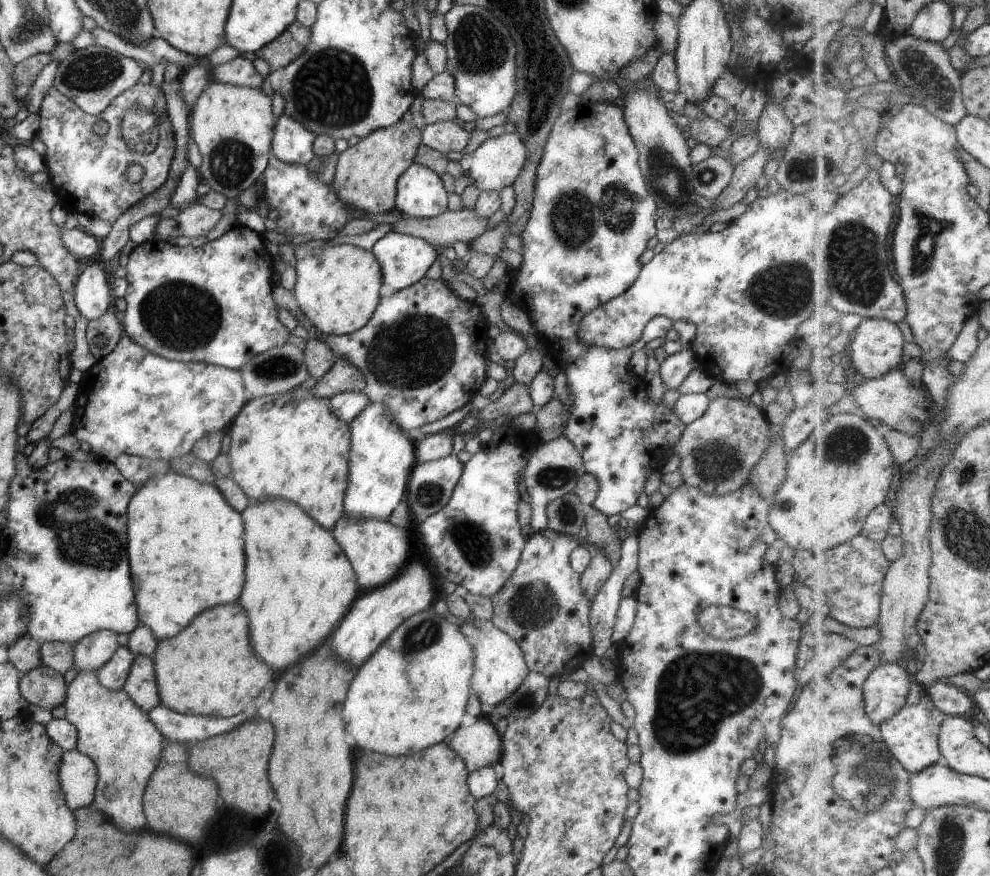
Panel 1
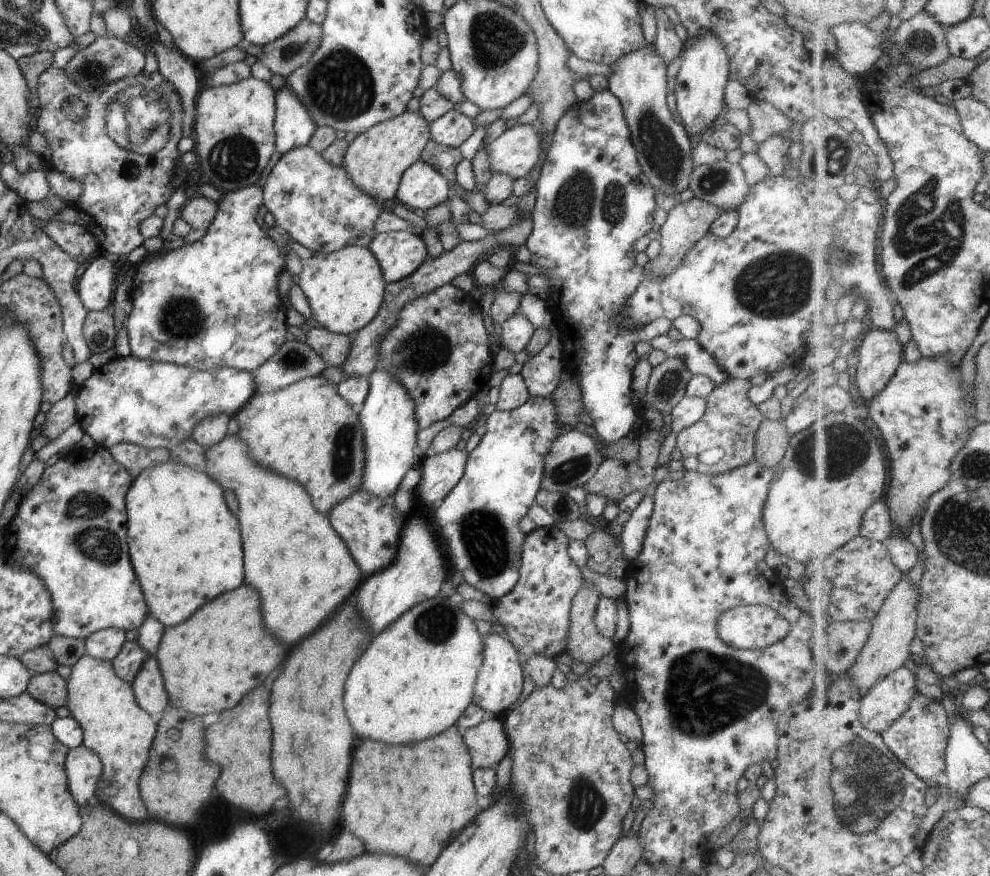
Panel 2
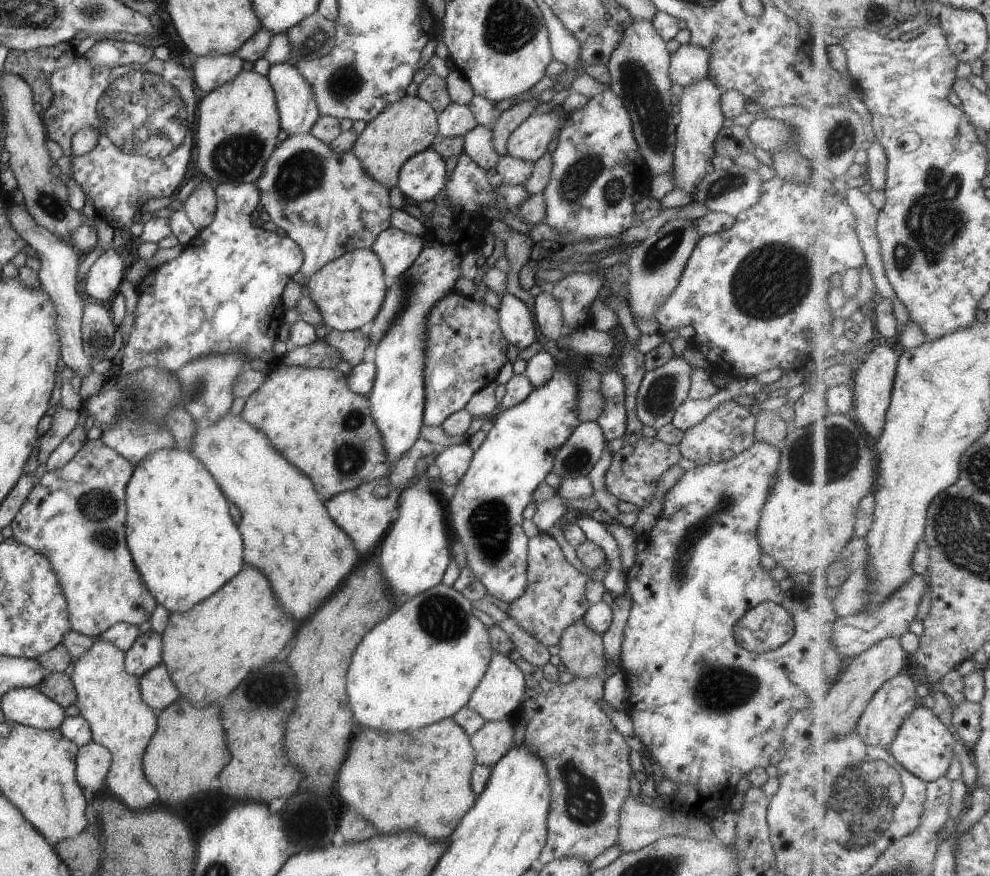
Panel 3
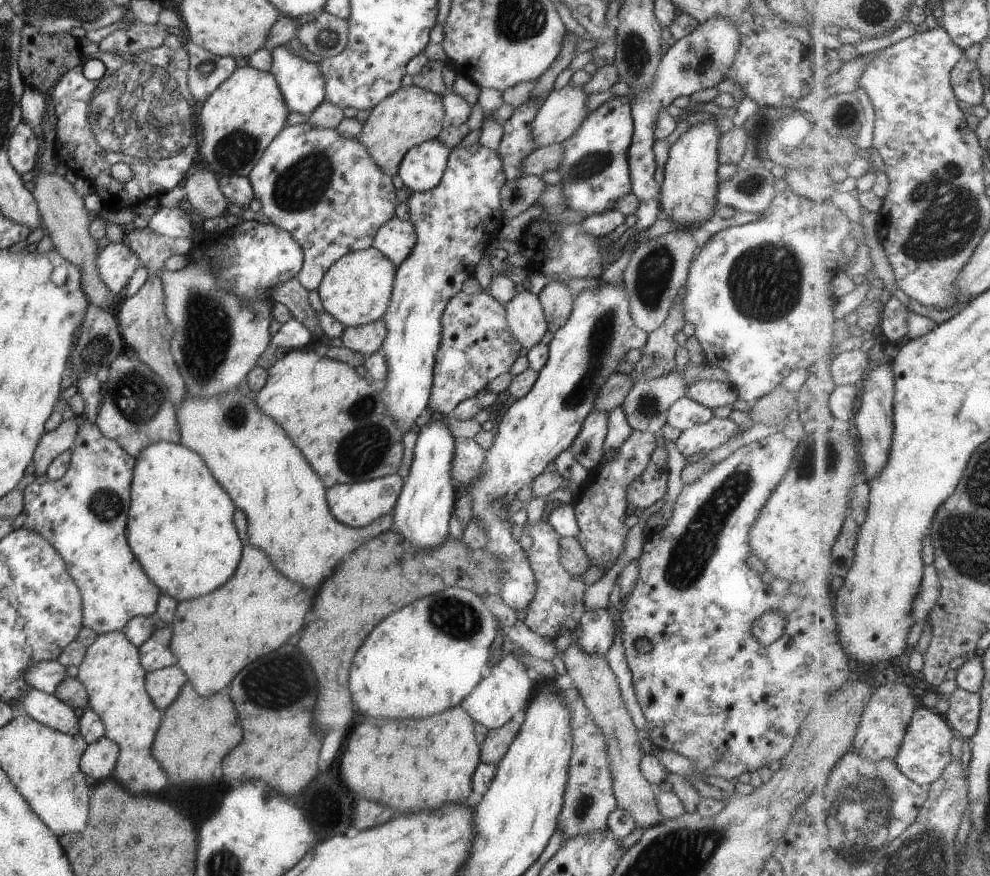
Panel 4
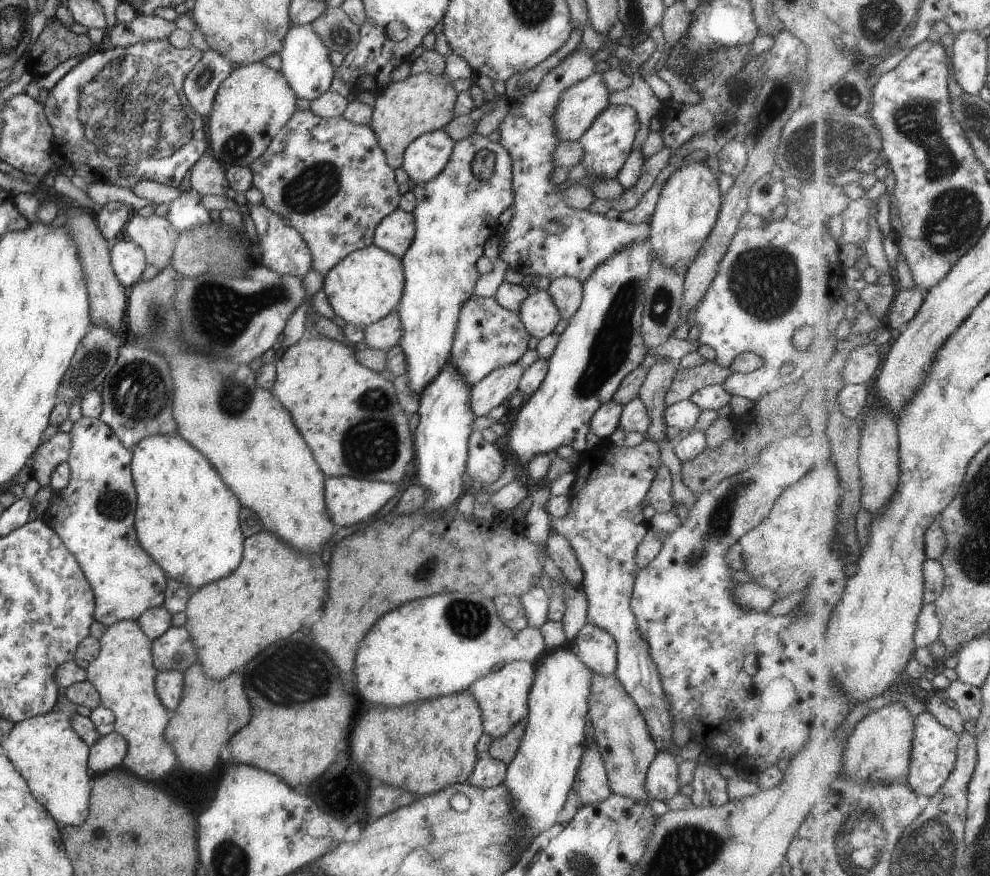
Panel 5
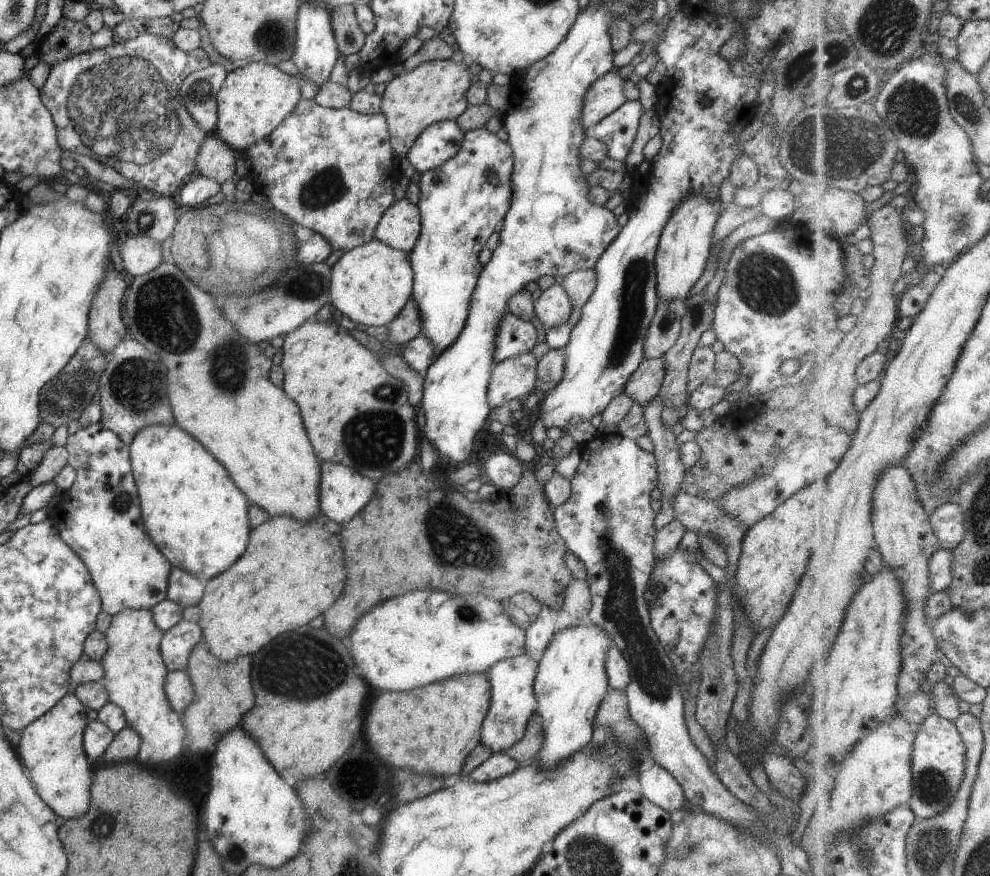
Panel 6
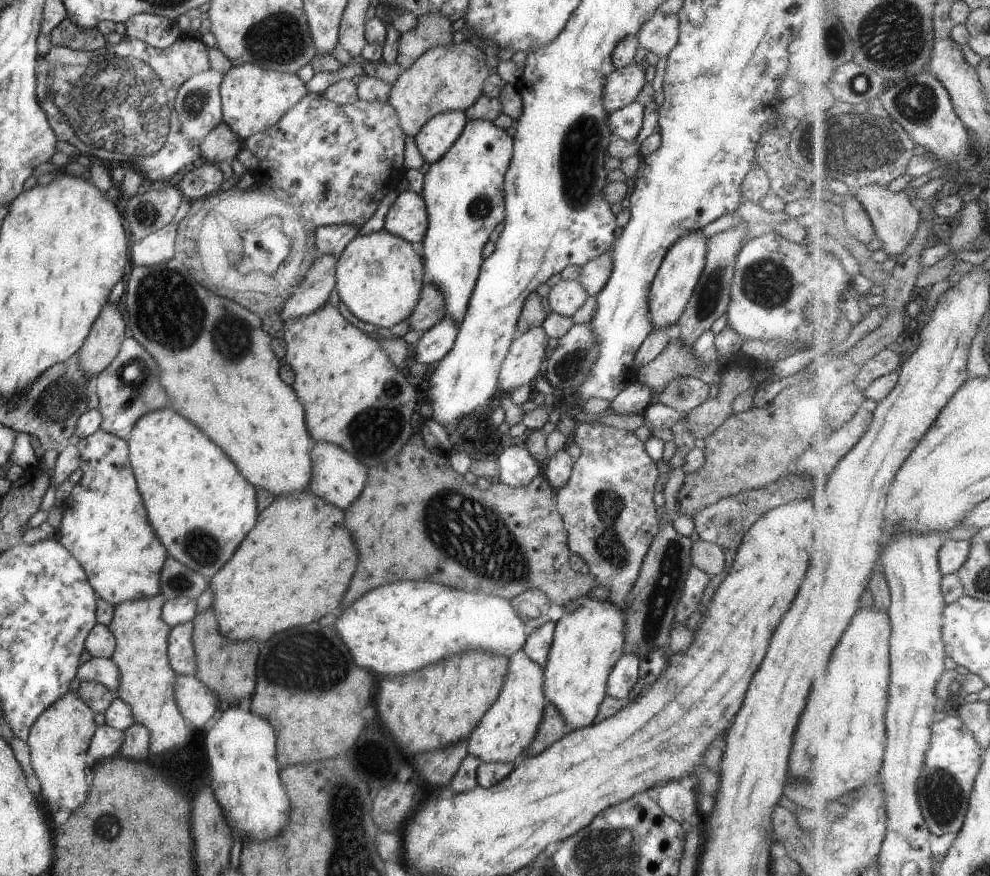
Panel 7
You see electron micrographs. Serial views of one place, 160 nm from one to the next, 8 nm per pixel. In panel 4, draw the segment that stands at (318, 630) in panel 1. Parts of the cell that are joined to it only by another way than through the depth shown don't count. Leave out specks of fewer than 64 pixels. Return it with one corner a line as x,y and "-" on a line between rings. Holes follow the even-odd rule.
238,387
201,398
187,397
185,394
185,398
175,409
179,443
203,459
213,478
229,495
234,507
244,512
247,542
269,554
273,566
281,574
285,574
285,578
293,578
293,582
301,582
303,586
315,586
321,580
321,572
325,568
337,564
341,556
361,546
361,542
365,542
367,538
375,538
377,534
390,529
392,510
359,530
335,522
329,514
328,502
325,500
326,488
317,478
317,474
309,468
305,458
301,458
301,452
293,446
285,431
281,430
268,414
261,414
254,400
242,394

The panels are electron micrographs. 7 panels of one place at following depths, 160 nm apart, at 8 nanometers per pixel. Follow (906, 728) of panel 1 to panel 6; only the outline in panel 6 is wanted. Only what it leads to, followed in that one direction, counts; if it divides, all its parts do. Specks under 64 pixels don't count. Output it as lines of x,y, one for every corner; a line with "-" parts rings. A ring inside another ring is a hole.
932,711
919,728
912,758
913,796
909,807
922,819
932,819
944,813
960,792
968,766
968,750
955,721

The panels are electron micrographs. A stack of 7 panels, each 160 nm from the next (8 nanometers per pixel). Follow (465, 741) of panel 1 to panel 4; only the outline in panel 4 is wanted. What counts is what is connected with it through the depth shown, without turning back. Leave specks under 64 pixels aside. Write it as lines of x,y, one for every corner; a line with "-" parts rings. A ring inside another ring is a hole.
509,719
503,726
496,729
488,729
484,741
479,745
479,760
481,763
496,765
515,738
520,724

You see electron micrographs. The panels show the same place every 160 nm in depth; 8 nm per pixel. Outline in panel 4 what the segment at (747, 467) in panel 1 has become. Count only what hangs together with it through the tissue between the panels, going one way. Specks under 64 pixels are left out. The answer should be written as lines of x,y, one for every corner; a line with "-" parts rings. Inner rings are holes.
711,417
706,423
701,423
681,431
674,441
677,450
687,458
697,452
709,452
718,448
728,438
739,434
747,428
739,428
728,417
718,419

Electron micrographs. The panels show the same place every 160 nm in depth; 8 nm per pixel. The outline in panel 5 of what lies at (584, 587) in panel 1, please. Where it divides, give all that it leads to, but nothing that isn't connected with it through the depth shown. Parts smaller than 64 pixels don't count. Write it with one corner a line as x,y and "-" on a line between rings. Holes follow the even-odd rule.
593,673
588,694
589,728
601,755
612,793
625,795
636,801
649,800
644,789
644,778
649,763
658,753
648,736
645,721
621,683
614,677

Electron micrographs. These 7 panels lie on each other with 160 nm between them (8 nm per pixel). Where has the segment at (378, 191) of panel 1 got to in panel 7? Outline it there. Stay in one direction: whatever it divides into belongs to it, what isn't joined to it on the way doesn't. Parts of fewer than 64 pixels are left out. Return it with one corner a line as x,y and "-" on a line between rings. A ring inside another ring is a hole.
467,40
434,46
420,54
409,68
400,71
388,92
387,101
395,109
404,136
417,134
424,122
441,111
464,111
482,94
482,82
491,72
483,51

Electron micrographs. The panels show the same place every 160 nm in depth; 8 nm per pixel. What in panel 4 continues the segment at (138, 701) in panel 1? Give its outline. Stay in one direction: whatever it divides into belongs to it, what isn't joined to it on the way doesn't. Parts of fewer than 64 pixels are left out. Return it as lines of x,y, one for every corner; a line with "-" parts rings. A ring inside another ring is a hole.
169,665
144,676
146,693
161,712
173,702
187,680
185,673
177,665

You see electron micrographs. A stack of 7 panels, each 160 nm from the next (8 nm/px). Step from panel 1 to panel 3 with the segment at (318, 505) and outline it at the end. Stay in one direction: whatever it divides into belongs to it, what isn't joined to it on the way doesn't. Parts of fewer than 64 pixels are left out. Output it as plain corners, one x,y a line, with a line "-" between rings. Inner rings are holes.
289,366
279,372
279,369
271,367
266,380
246,399
240,412
243,422
263,432
269,444
273,448
277,446
275,450
281,454
281,458
301,470
313,482
317,494
321,494
325,501
371,480
388,477
393,468
385,458
381,436
369,416
367,397
353,394
347,388
345,378
336,369

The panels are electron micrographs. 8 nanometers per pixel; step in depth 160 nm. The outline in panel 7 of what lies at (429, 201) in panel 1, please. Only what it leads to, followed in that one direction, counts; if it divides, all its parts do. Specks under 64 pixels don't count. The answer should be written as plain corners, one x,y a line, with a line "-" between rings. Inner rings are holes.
450,110
441,111
424,122
412,136
422,160
431,164
441,158
461,134
467,121
464,111

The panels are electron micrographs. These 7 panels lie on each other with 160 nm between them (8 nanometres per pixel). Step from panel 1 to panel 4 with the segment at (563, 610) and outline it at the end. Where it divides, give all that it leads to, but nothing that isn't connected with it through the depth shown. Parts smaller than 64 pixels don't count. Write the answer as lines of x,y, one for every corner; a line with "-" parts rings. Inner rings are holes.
543,518
535,524
525,523
524,534
532,540
530,549
526,552
529,564
536,580
536,593
526,606
524,623
531,632
554,640
556,636
567,631
574,631
581,615
586,608
582,596
586,586
581,582
581,576
567,572
559,562
558,540
560,537
552,526

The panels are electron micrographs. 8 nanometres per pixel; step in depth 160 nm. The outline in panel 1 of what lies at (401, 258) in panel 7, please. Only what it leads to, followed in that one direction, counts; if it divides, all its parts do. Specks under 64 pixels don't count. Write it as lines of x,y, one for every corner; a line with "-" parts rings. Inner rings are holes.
331,244
322,247
294,247
296,281
293,288
294,298
301,312
311,326
321,335
344,335
361,328
379,304
379,286
382,274
378,260
371,251
348,244

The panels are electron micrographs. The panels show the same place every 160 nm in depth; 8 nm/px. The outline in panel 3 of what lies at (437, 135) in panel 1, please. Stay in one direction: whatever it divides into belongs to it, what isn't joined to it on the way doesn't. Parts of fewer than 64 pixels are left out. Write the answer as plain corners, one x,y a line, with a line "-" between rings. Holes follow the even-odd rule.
450,103
444,110
437,113
437,135
445,138
464,137
469,130
477,126
473,114
467,105

